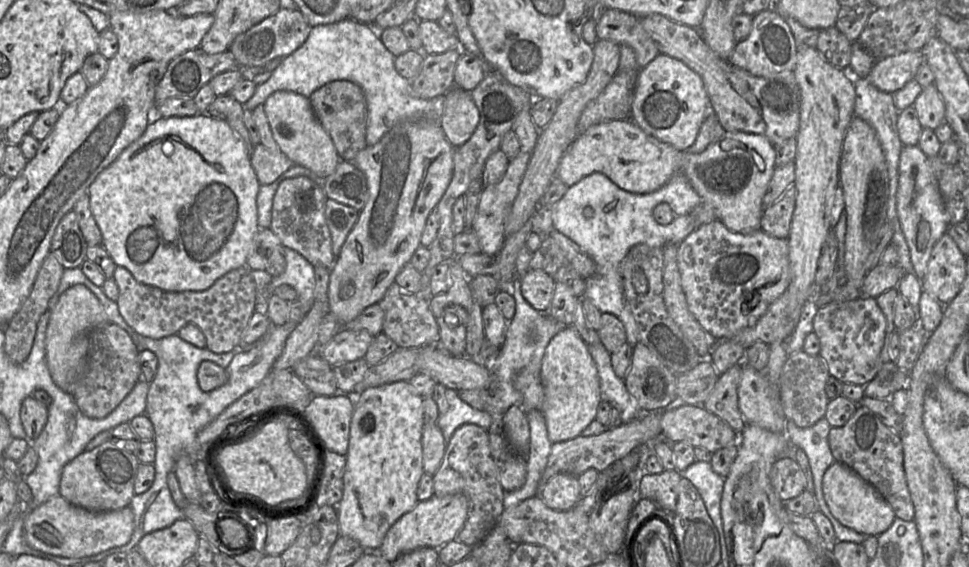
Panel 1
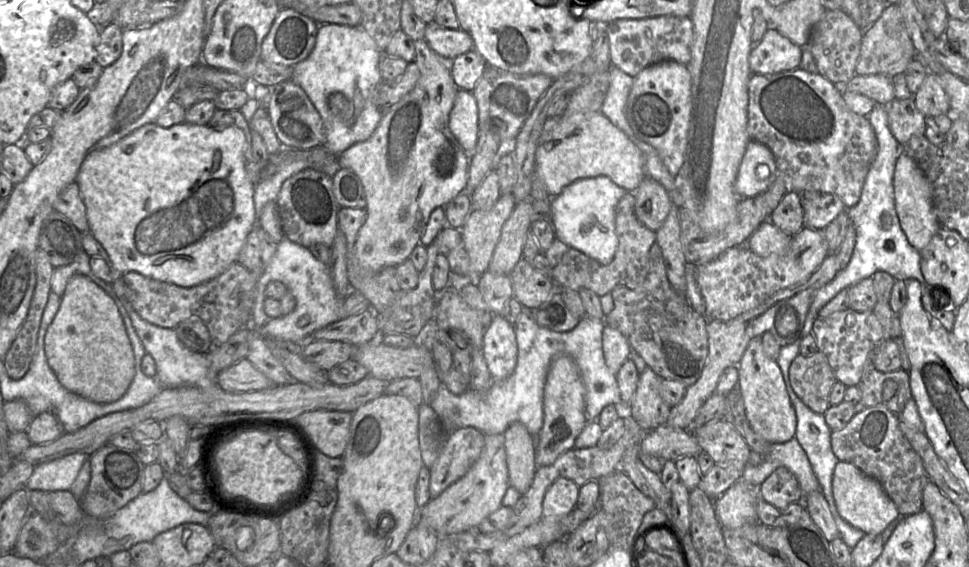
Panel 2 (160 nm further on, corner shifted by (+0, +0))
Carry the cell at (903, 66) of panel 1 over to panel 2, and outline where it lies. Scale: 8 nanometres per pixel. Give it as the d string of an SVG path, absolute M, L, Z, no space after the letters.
M855 74L844 85L836 85L846 90L865 95L876 104L888 106L894 99L893 77L883 74L857 75Z

